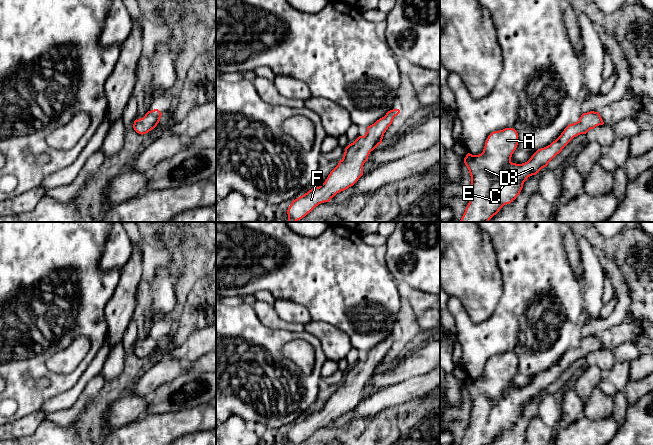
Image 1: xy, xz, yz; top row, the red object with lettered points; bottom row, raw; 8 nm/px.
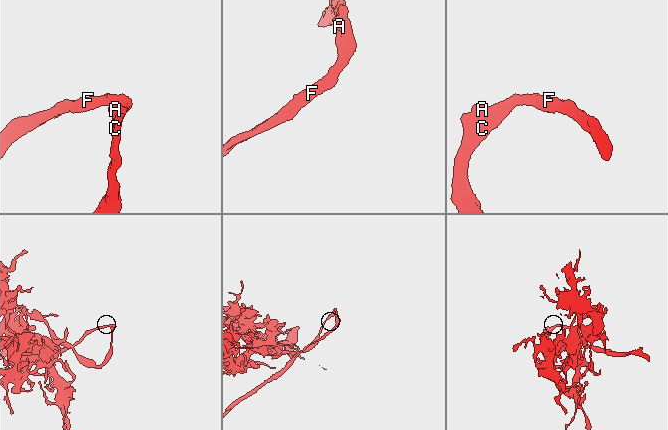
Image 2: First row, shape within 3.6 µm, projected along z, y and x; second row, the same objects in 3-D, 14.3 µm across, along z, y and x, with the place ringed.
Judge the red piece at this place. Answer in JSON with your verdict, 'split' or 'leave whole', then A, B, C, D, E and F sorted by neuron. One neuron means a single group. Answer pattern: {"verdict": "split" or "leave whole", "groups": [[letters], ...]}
{"verdict": "leave whole", "groups": [["A", "B", "C", "D", "E", "F"]]}

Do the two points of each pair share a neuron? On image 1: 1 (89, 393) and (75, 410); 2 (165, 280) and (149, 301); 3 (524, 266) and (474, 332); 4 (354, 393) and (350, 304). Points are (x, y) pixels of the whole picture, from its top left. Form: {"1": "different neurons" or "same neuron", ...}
{"1": "same neuron", "2": "same neuron", "3": "same neuron", "4": "different neurons"}

